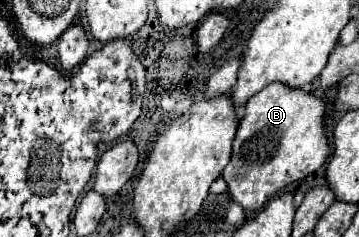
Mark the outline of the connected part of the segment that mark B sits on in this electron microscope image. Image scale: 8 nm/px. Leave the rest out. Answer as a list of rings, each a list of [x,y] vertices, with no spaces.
[[[271,83],[255,93],[239,119],[233,155],[223,171],[229,197],[245,211],[261,211],[289,183],[315,173],[331,153],[323,115],[325,101],[303,89],[287,89],[283,83]]]

